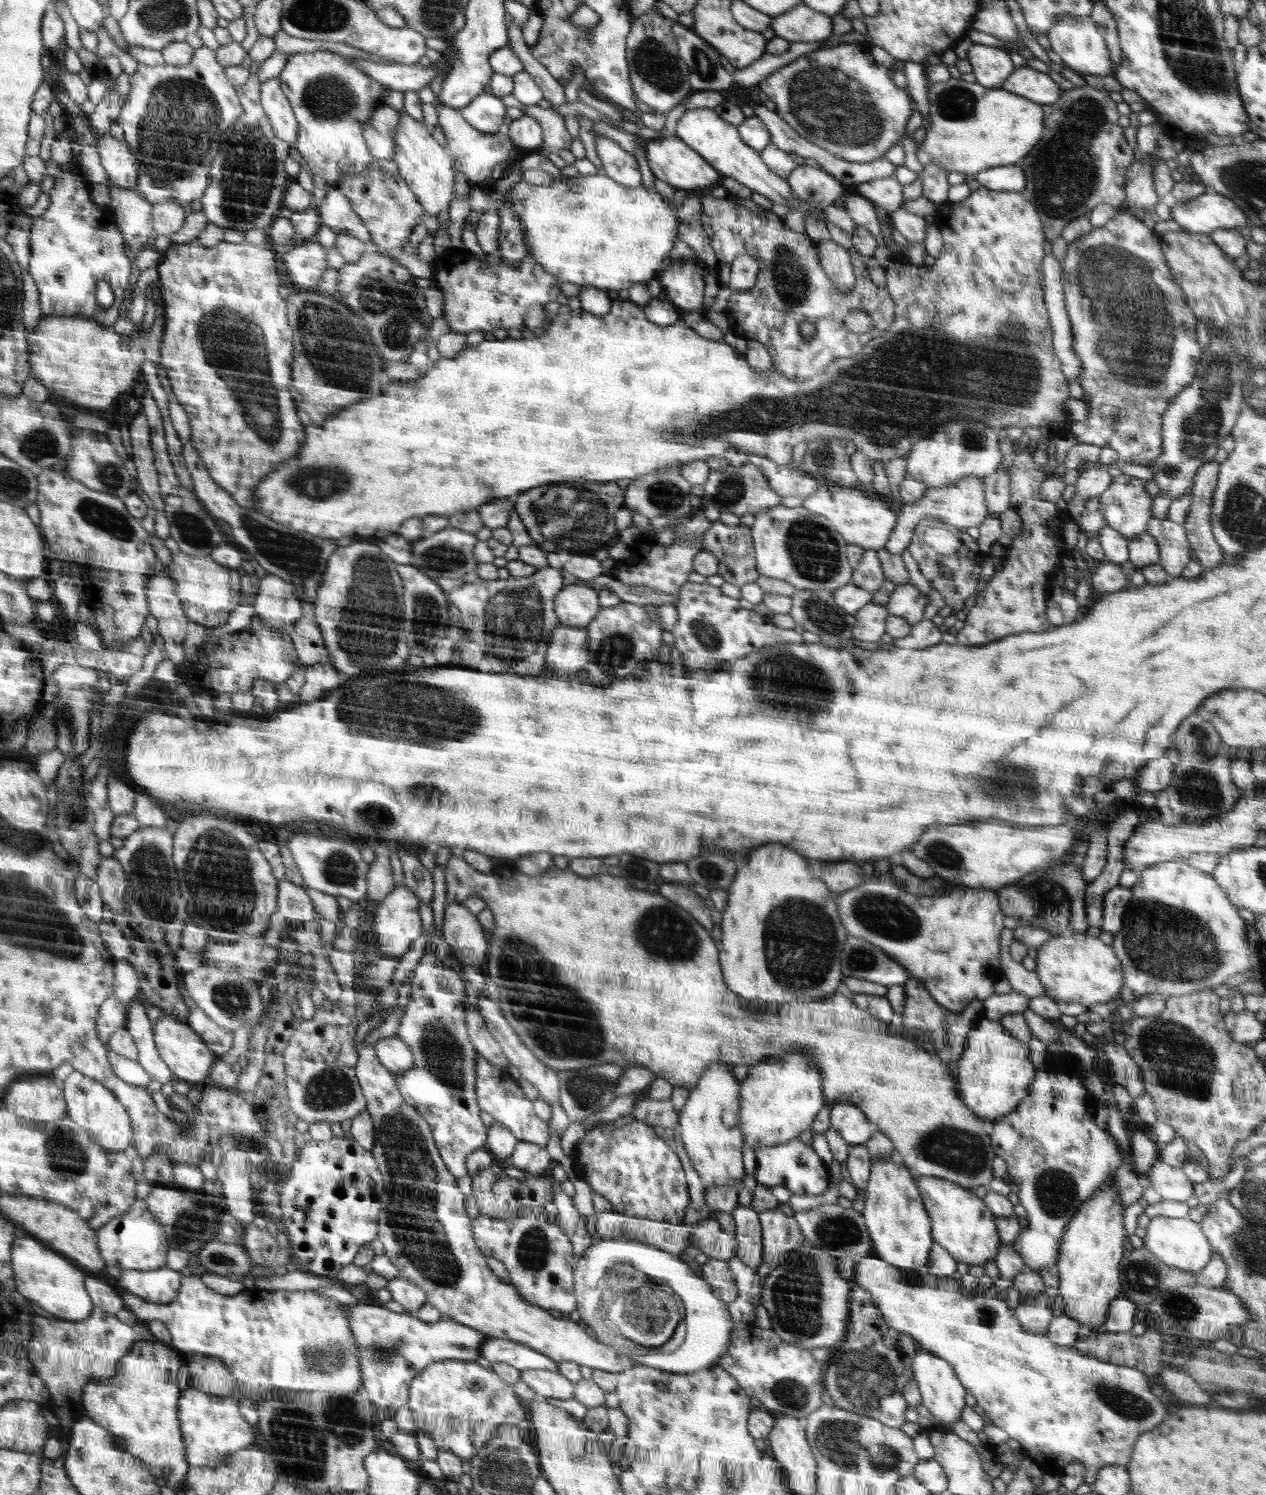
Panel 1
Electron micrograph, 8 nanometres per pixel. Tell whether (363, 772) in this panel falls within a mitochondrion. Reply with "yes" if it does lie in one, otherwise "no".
no

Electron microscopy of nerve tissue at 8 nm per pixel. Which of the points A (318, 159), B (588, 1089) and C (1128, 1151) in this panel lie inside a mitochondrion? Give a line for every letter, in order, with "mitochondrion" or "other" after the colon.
A: other
B: mitochondrion
C: other

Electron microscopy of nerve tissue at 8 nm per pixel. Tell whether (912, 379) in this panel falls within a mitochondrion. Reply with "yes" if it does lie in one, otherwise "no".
yes

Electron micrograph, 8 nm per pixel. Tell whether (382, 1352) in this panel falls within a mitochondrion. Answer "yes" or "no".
yes

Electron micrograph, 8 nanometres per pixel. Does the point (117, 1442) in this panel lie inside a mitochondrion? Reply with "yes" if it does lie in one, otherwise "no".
no

